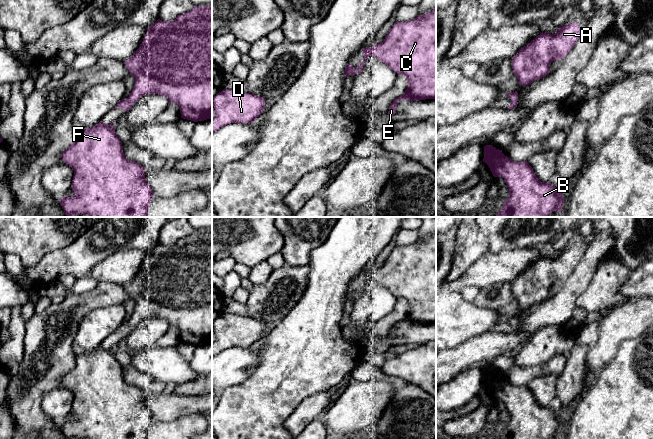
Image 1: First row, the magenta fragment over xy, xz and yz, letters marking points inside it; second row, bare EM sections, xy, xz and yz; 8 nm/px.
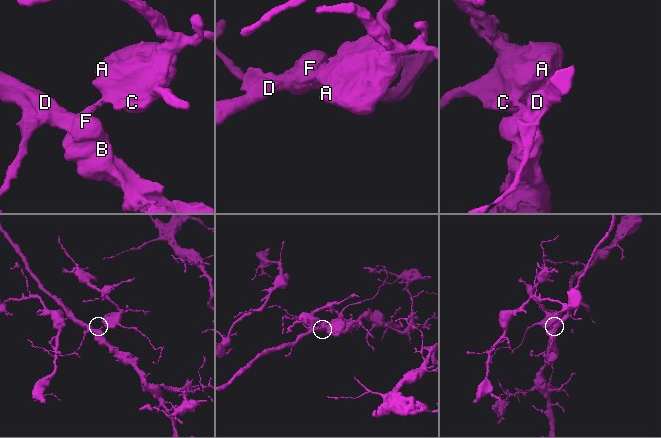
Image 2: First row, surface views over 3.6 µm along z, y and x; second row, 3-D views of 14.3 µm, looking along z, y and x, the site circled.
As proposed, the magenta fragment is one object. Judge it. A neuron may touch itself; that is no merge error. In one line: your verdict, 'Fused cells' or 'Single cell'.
Single cell

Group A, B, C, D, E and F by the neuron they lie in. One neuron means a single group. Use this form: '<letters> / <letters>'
A B C D E F

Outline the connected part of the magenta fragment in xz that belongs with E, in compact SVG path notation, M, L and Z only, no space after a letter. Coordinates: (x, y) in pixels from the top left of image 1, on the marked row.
M436 8L417 18L396 22L380 43L362 50L364 60L356 70L348 63L344 78L360 73L369 56L378 58L407 79L405 93L390 105L388 114L396 113L400 100L420 101L436 98Z

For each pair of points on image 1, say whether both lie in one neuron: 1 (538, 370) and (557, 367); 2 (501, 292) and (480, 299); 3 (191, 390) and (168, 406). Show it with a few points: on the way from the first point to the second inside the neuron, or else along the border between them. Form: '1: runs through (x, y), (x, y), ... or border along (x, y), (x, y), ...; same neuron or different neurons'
1: runs through (543, 369), (552, 367); same neuron
2: runs through (496, 296), (485, 298); same neuron
3: border along (173, 391), (185, 395), (201, 395); different neurons

